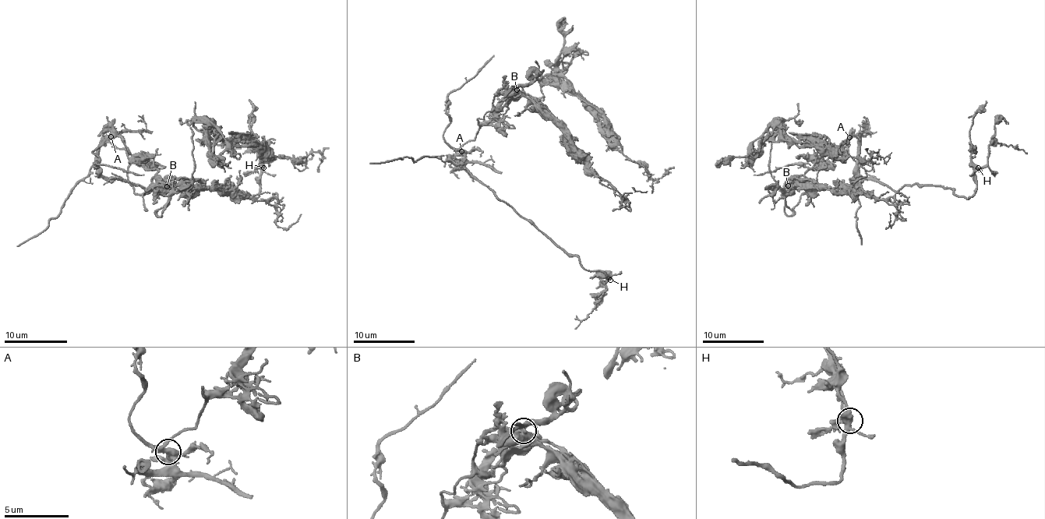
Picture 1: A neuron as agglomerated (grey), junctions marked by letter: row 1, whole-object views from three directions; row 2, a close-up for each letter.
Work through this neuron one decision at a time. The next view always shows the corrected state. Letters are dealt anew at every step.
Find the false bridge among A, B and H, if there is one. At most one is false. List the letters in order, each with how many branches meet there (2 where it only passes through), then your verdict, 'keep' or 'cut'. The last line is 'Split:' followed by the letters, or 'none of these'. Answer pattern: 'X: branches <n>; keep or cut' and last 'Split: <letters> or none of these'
A: branches 5; cut
B: branches 5; keep
H: branches 5; keep
Split: A

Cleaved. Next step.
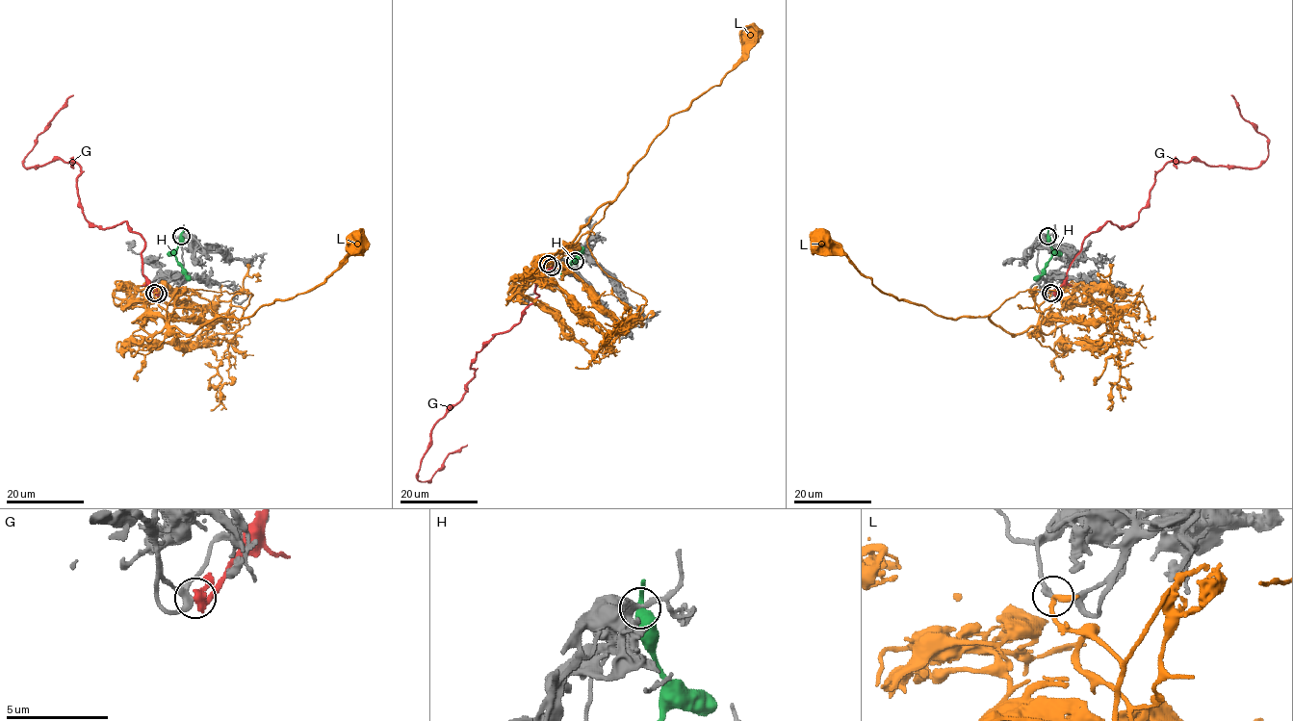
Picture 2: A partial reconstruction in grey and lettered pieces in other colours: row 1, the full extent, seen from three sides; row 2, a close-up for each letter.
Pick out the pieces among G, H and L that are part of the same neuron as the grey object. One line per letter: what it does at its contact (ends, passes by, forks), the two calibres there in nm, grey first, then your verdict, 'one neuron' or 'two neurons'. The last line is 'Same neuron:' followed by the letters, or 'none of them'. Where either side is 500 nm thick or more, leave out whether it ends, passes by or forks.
G: it passes by; calibres 200 and 360 nm; two neurons
H: it passes by; calibres 400 and 480 nm; two neurons
L: it passes by; calibres 170 and 240 nm; one neuron
Same neuron: L

